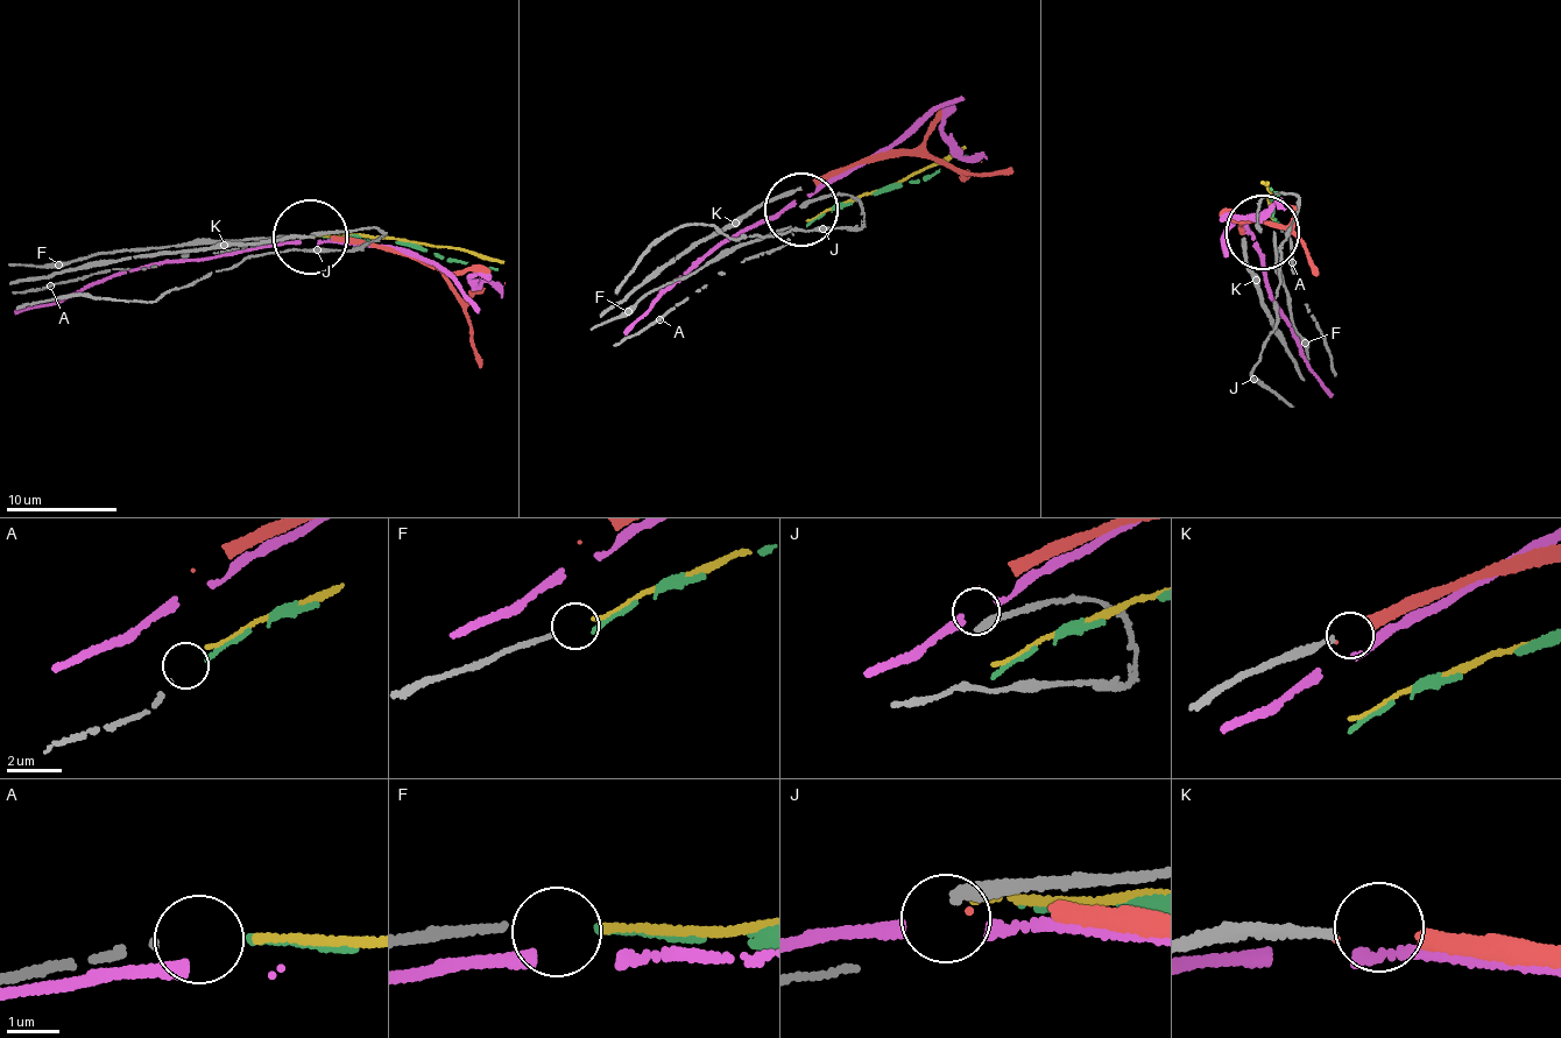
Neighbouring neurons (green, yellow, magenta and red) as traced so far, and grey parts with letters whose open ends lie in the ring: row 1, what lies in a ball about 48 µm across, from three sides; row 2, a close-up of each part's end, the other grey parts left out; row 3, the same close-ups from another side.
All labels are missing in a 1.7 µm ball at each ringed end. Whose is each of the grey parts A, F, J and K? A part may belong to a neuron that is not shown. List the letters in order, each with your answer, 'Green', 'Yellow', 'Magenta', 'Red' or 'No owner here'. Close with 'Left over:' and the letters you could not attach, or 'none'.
A: Green
F: Yellow
J: No owner here
K: Red
Left over: J

